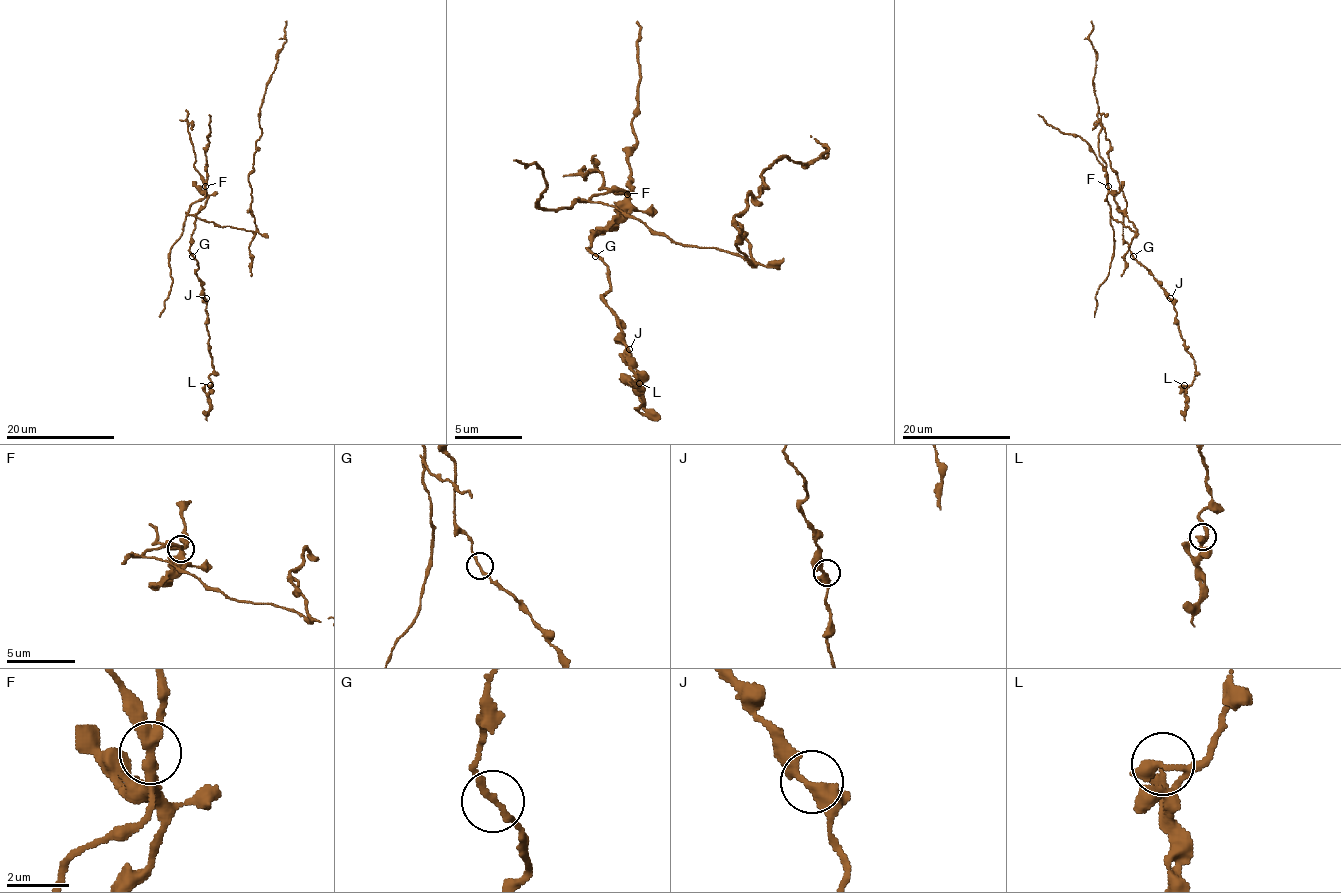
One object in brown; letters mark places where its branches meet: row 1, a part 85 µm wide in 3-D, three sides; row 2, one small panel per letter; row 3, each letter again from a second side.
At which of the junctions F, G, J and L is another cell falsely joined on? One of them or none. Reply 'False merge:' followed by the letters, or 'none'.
False merge: F

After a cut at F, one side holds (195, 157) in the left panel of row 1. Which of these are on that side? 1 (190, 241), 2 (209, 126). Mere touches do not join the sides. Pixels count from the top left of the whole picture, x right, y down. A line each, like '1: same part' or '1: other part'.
1: other part
2: other part

